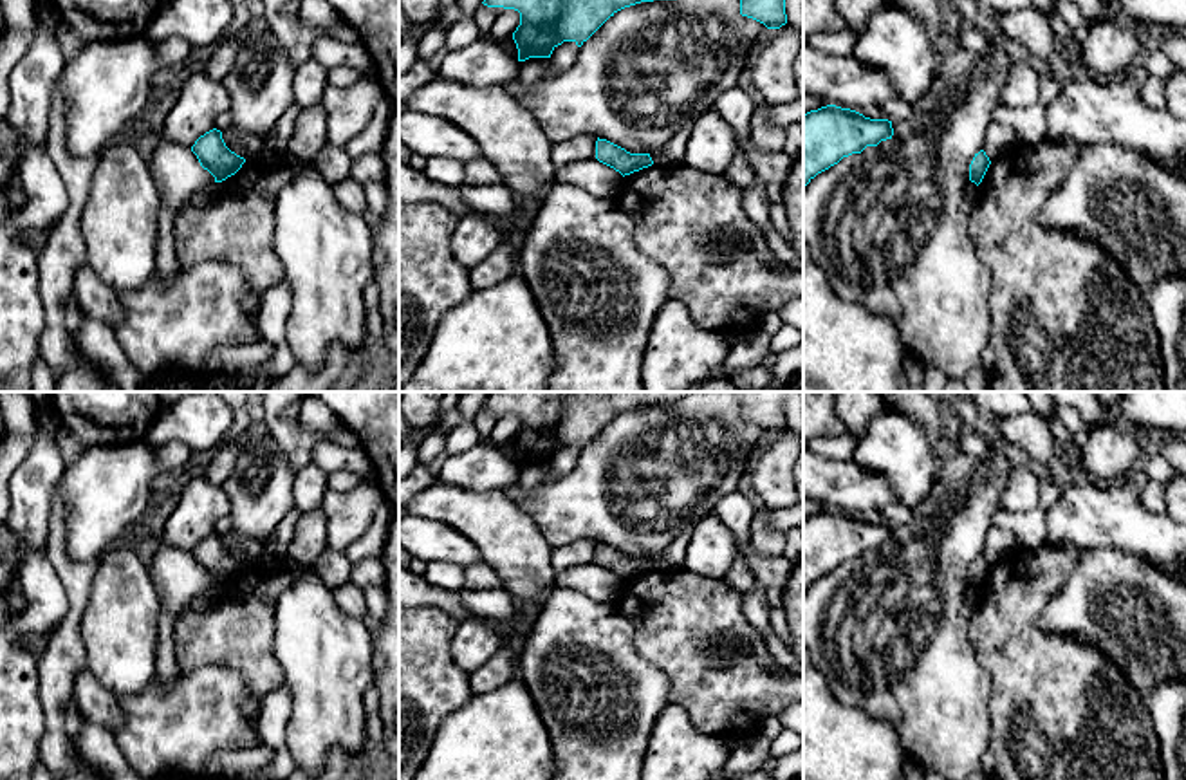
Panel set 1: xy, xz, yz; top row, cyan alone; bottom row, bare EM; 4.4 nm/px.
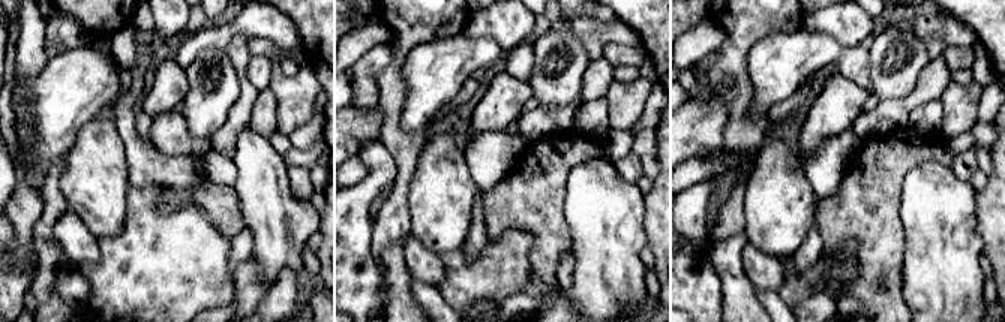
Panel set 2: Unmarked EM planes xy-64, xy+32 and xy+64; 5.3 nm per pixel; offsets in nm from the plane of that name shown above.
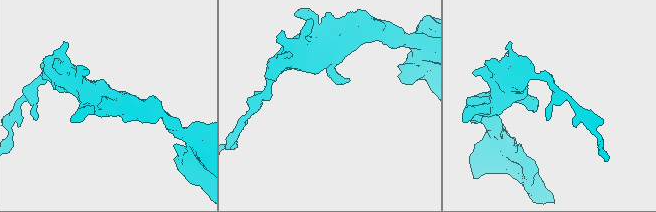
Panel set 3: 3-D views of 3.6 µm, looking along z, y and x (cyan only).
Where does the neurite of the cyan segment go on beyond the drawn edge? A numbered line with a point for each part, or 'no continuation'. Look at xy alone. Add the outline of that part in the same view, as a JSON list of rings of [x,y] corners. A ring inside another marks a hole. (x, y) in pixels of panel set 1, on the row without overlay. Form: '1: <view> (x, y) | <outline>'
no continuation

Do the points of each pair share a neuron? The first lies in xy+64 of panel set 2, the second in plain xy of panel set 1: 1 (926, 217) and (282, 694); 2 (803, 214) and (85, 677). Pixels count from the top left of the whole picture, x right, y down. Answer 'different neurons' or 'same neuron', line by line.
1: different neurons
2: different neurons

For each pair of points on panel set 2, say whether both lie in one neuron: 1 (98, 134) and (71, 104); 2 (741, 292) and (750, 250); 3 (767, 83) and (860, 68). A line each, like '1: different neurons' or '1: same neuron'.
1: different neurons
2: different neurons
3: same neuron

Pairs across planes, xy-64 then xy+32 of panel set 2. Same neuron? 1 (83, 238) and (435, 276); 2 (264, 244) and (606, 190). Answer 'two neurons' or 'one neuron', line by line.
1: one neuron
2: one neuron

